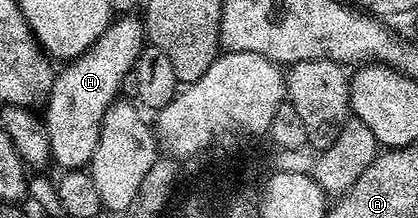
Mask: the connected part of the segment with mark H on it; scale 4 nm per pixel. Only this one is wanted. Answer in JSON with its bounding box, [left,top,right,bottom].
[42,16,146,171]

